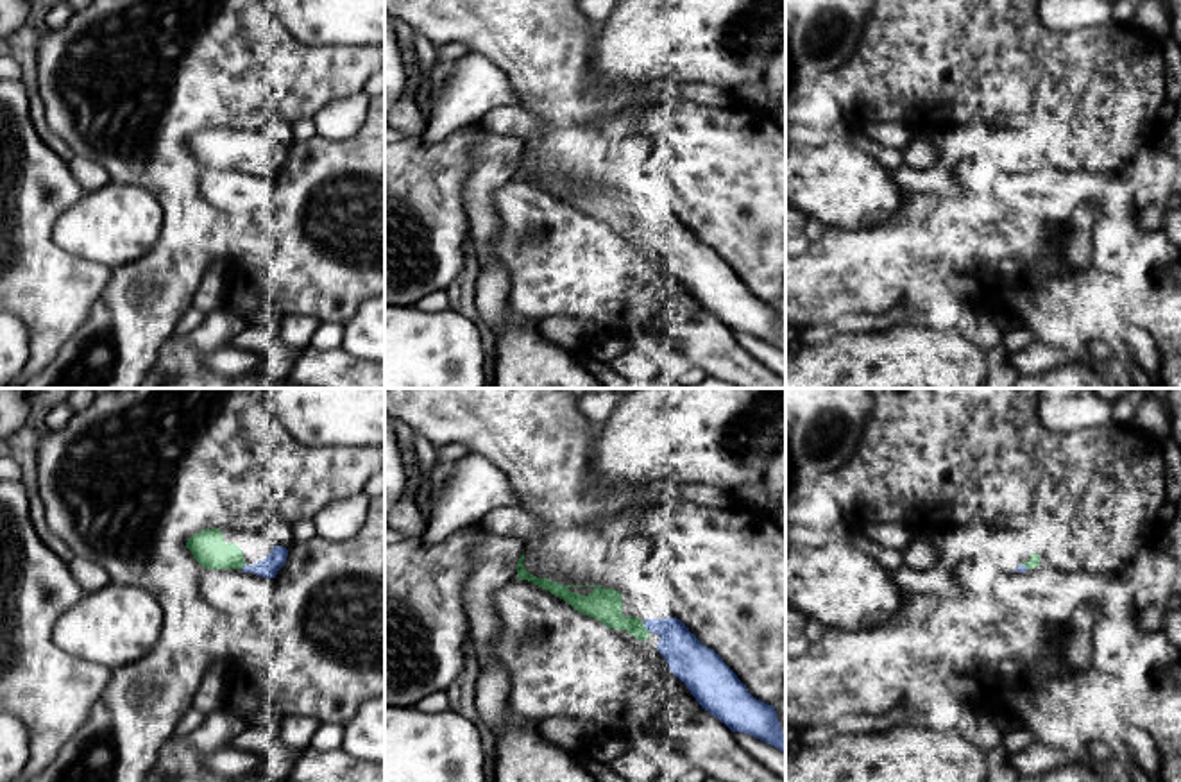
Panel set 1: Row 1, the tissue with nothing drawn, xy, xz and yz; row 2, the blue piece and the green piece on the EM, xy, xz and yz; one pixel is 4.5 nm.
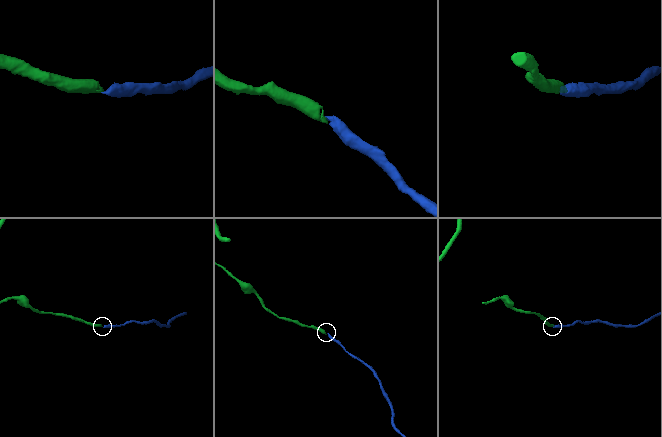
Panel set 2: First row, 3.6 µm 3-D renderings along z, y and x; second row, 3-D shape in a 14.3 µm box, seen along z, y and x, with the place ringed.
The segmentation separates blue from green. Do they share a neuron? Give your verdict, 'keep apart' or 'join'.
join

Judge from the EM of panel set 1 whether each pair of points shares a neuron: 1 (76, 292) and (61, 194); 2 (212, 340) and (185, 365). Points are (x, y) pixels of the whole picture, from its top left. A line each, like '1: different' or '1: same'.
1: same
2: same

